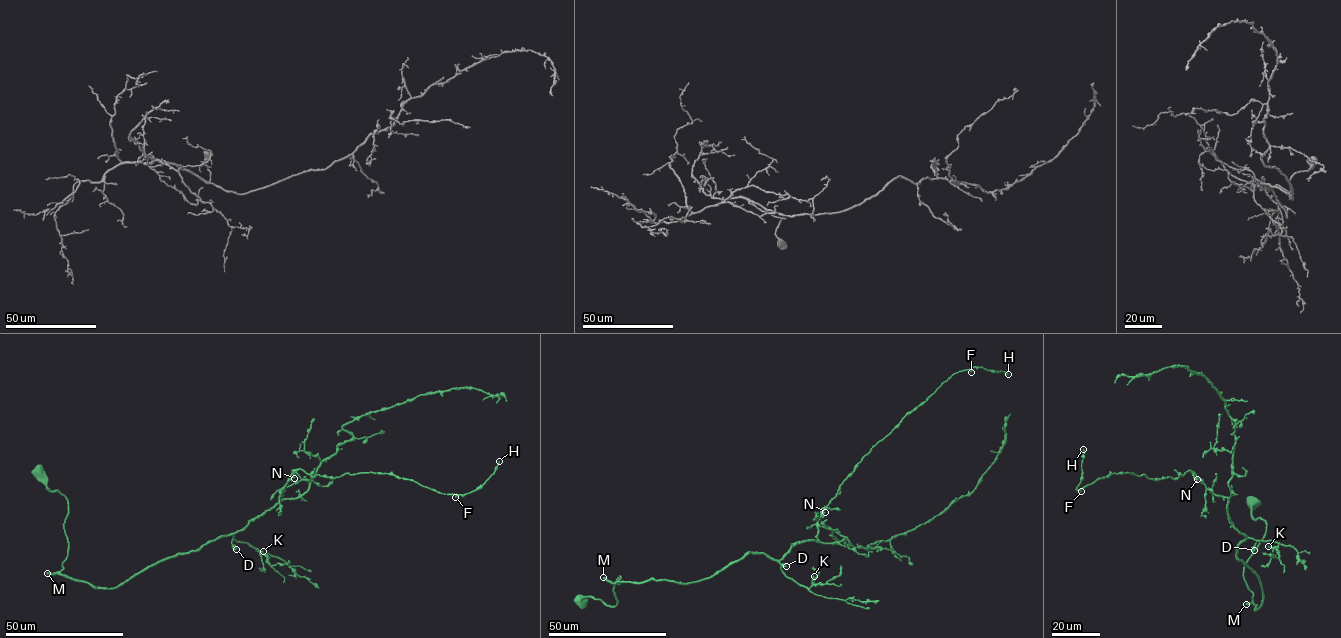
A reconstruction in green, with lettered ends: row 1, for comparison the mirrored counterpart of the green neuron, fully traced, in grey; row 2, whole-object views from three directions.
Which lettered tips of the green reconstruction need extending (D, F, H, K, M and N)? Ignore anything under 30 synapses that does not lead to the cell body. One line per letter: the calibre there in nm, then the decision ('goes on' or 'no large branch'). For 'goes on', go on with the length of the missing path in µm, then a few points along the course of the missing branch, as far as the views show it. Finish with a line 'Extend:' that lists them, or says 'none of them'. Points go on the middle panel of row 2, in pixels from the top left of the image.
D: 110 nm | no large branch
F: 140 nm | no large branch
H: 100 nm | no large branch
K: 110 nm | no large branch
M: 400 nm | goes on | 200 µm
N: 130 nm | no large branch
Extend: M

